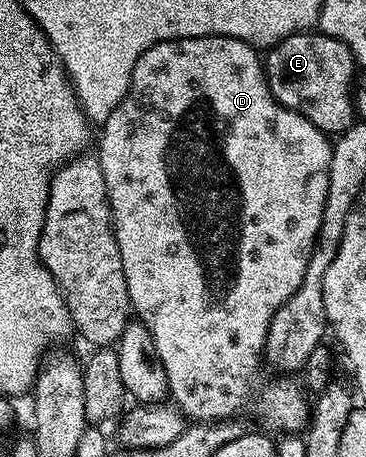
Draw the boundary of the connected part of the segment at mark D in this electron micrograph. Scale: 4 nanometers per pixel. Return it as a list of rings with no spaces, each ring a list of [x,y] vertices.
[[[178,37],[176,41],[166,41],[165,43],[157,43],[153,47],[149,47],[149,51],[142,53],[133,67],[131,86],[125,95],[125,99],[117,107],[117,111],[113,111],[113,115],[109,115],[109,119],[102,122],[101,129],[103,129],[103,134],[100,137],[98,134],[97,137],[97,145],[99,141],[97,156],[101,171],[105,175],[107,198],[111,203],[111,223],[115,226],[117,247],[121,251],[121,263],[123,264],[125,279],[129,287],[131,308],[134,316],[138,320],[145,322],[149,327],[149,335],[153,335],[153,343],[157,347],[157,355],[161,355],[161,363],[165,363],[165,375],[169,379],[169,387],[171,388],[170,400],[178,405],[180,411],[195,423],[210,423],[212,421],[225,421],[234,418],[236,415],[242,414],[239,412],[242,411],[243,404],[246,403],[247,396],[251,393],[251,384],[254,383],[255,376],[259,373],[259,364],[261,366],[264,364],[263,348],[267,343],[267,328],[273,319],[273,315],[286,303],[289,295],[293,295],[293,291],[297,291],[297,287],[301,287],[301,279],[305,279],[305,267],[309,263],[313,245],[317,239],[317,233],[323,222],[325,195],[329,191],[329,159],[331,158],[332,142],[329,140],[328,134],[321,132],[313,123],[309,123],[307,117],[303,117],[297,111],[285,108],[275,98],[267,82],[267,74],[263,72],[263,61],[255,46],[232,37]]]

